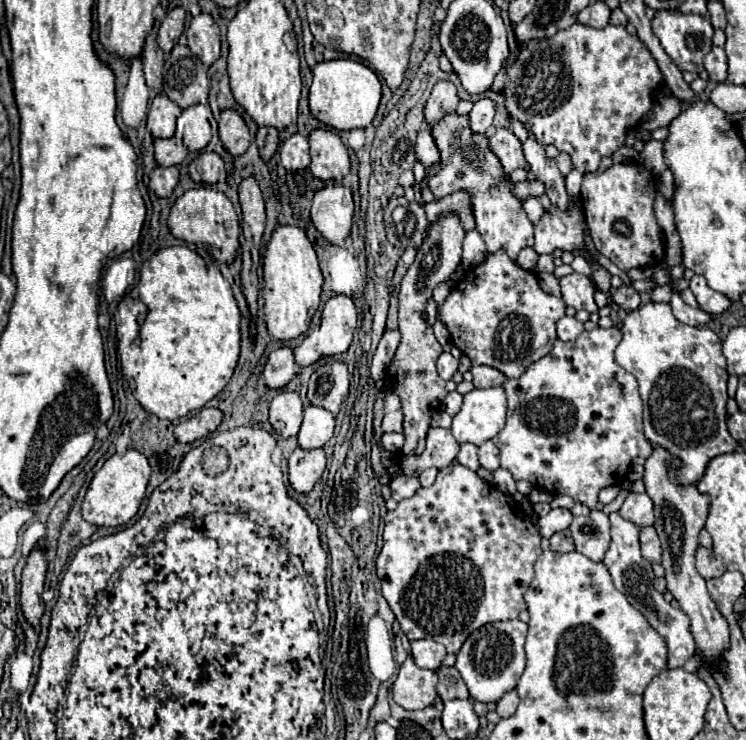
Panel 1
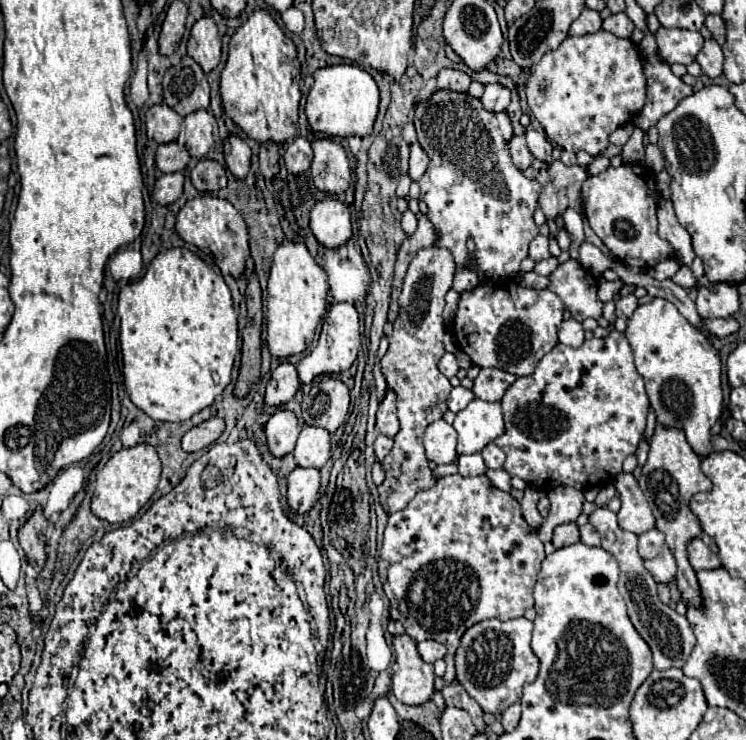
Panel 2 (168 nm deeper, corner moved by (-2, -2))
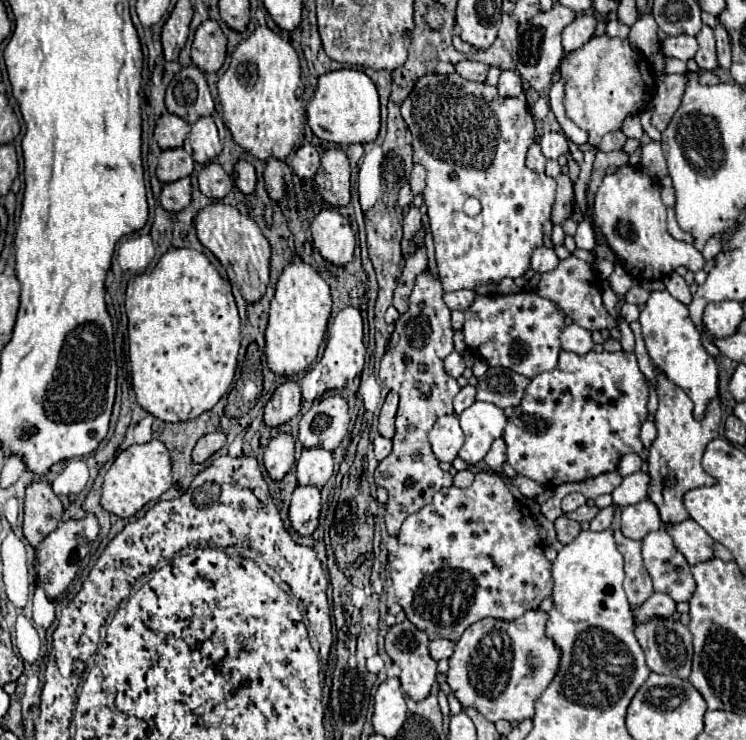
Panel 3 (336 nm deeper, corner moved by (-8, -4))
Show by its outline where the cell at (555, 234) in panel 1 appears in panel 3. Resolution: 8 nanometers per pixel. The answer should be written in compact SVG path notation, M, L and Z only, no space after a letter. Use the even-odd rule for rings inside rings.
M540 246L536 248L536 252L532 254L532 270L536 274L544 274L544 272L550 272L552 268L556 268L558 264L558 256L554 254L552 248L548 246Z

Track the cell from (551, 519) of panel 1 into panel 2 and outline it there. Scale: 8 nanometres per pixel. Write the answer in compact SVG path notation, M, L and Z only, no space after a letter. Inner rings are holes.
M560 486L560 488L550 490L548 498L550 498L550 512L538 530L538 536L542 542L552 540L552 532L556 526L578 520L580 512L582 512L584 492L574 490L570 486Z

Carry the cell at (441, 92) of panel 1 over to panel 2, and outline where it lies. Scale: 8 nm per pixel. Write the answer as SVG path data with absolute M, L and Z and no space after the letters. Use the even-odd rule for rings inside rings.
M444 68L438 74L438 84L436 90L450 90L450 92L468 92L470 86L470 76L466 76L460 70L452 70L452 68Z

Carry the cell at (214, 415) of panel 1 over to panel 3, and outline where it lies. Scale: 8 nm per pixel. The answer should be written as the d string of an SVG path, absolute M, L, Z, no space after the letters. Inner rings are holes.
M224 432L206 434L206 436L202 436L202 438L196 442L196 446L194 446L194 450L192 450L192 460L194 460L196 464L202 464L202 462L206 462L210 456L214 456L224 444L226 444L226 434L224 434Z

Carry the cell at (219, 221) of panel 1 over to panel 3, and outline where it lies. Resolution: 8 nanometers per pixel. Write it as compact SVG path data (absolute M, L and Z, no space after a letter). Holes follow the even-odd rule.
M214 202L198 212L196 232L198 240L220 260L230 282L240 288L242 298L248 304L258 302L266 292L270 276L270 244L260 232L258 224L242 216L234 206L228 206L224 202Z

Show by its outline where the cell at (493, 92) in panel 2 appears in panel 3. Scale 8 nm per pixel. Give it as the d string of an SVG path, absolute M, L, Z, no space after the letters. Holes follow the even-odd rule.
M504 70L500 74L498 92L502 96L520 96L522 94L522 76L516 70Z

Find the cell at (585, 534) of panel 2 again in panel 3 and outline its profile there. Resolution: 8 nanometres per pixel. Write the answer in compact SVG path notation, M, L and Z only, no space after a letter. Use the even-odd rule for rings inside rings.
M612 504L612 506L608 506L608 508L602 508L602 510L594 516L594 520L590 522L590 530L600 532L600 530L604 530L604 528L610 528L612 518L614 518L614 510L616 510L616 504Z

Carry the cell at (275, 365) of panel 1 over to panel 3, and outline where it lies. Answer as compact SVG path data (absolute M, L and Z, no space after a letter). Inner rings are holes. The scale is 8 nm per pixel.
M292 380L280 384L264 408L264 424L268 428L282 426L300 414L300 386Z

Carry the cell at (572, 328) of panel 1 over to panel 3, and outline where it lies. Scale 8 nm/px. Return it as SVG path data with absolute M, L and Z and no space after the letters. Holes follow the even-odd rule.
M570 324L562 330L562 350L574 352L574 354L588 354L594 348L594 342L590 338L590 332L586 328L580 328L576 324Z

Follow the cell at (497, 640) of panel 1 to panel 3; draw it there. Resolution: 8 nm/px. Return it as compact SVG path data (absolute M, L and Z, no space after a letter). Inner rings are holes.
M528 610L512 622L482 618L464 630L446 674L462 708L476 708L490 722L534 718L534 702L554 680L560 666L560 650L544 630L546 620L548 612Z

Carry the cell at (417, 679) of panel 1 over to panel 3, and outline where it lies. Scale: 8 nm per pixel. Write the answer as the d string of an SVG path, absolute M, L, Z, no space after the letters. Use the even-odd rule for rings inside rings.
M402 620L402 622L394 624L394 626L390 626L388 634L386 634L384 648L386 648L388 656L392 658L392 662L400 666L400 670L402 670L400 672L402 690L412 700L424 700L424 696L430 694L430 688L436 682L436 662L428 652L428 642L430 642L428 636L422 630L418 630L410 620Z

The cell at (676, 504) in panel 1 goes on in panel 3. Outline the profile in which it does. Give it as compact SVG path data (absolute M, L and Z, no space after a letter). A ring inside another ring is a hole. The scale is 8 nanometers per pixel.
M656 366L656 392L658 392L658 410L654 414L654 424L656 424L656 438L650 446L650 456L648 456L648 474L652 476L652 484L648 488L650 500L658 506L660 518L664 524L668 522L682 522L688 516L682 496L684 492L700 486L712 486L716 482L714 476L710 476L700 460L702 454L708 446L710 440L718 436L718 426L720 426L720 396L716 396L708 408L702 420L694 418L694 404L686 396L686 392L670 382L664 372L660 372Z

